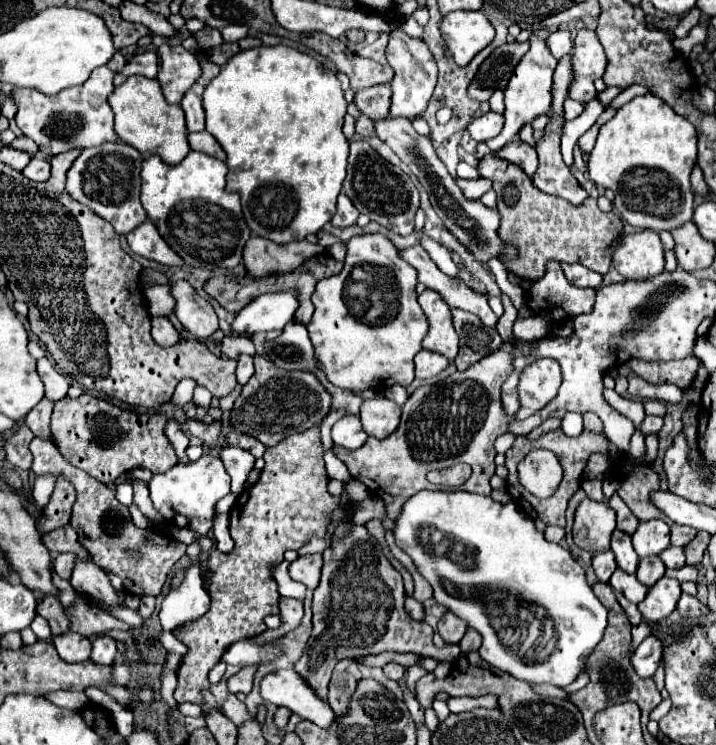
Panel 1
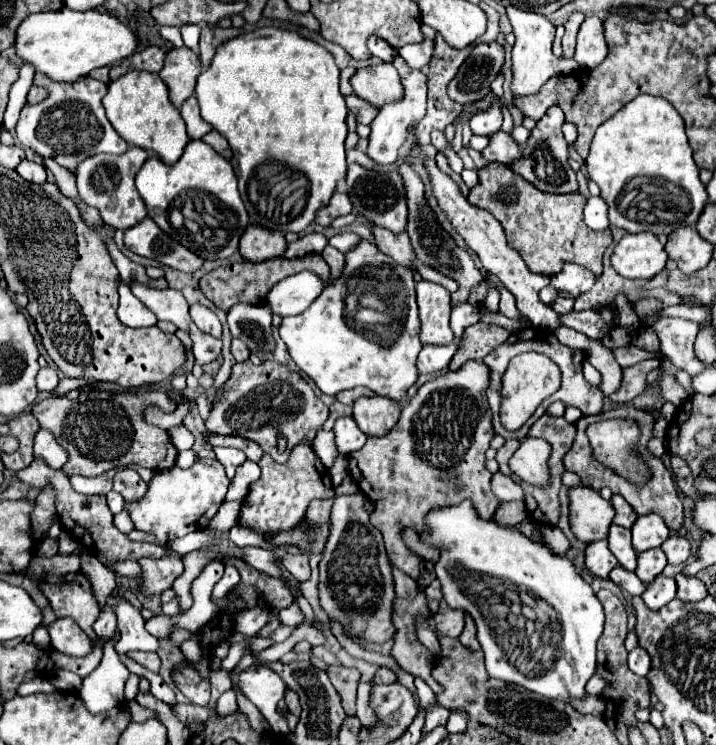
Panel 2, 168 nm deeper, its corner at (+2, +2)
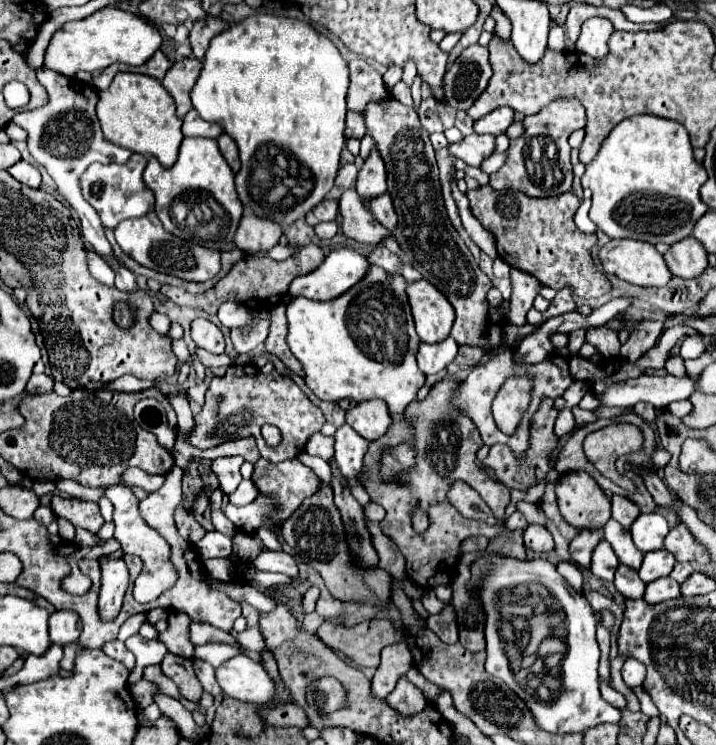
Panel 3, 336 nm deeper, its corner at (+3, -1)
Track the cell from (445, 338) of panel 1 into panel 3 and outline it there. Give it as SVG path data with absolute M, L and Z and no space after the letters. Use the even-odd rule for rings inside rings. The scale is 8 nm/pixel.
M426 279L408 283L406 287L416 333L422 343L440 343L450 335L454 309L450 301Z

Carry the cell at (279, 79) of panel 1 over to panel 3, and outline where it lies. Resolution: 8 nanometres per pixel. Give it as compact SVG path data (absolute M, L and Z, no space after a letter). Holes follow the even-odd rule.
M258 13L252 17L242 19L240 23L232 25L228 31L216 35L210 41L210 47L204 57L204 67L200 71L200 77L196 85L192 87L192 105L198 111L198 115L210 123L218 123L238 145L240 151L240 163L242 169L236 173L236 191L240 195L240 201L244 205L244 213L254 213L260 219L270 219L278 225L292 225L298 219L304 219L308 211L312 211L332 189L334 179L340 169L340 151L344 149L344 119L346 119L346 91L348 91L348 65L340 57L338 49L334 43L314 31L308 21L298 21L298 19L288 19L280 15L268 15L268 13Z

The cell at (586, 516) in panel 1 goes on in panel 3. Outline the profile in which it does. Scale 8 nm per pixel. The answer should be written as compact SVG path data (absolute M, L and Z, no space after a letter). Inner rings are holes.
M588 473L564 475L556 483L556 497L562 517L576 529L600 529L610 519L610 499Z

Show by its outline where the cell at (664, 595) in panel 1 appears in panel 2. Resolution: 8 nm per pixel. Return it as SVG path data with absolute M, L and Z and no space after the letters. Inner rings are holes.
M659 574L653 582L647 584L647 590L643 592L643 600L651 610L659 610L665 604L669 604L677 594L677 586L673 578L667 578L663 574Z

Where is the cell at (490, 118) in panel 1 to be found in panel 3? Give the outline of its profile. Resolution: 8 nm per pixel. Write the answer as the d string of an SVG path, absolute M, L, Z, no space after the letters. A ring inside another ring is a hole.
M500 107L496 109L494 113L474 121L474 131L476 133L490 133L490 135L500 135L504 133L510 123L512 123L512 117L514 117L514 111L510 107Z

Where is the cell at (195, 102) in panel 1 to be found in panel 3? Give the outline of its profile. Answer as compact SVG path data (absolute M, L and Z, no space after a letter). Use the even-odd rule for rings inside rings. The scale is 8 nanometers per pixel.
M192 109L182 119L182 133L184 133L184 137L208 137L208 139L216 139L222 133L222 127L218 123L208 123L208 121L200 119L200 115Z

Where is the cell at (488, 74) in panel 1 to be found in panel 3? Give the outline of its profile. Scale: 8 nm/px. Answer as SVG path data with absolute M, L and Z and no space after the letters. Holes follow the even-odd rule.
M480 43L470 45L444 75L444 97L454 109L468 109L492 77L490 53Z

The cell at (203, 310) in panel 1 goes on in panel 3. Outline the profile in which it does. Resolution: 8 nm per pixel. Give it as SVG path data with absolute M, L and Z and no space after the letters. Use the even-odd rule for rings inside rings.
M194 319L192 321L192 339L198 347L202 347L210 353L224 353L224 335L208 319Z

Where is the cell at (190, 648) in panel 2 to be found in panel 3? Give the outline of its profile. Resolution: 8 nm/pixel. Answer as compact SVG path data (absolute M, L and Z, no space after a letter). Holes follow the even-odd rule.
M194 657L192 661L194 661L194 671L196 671L196 675L198 675L202 687L204 687L208 693L218 695L218 693L220 693L220 687L218 687L216 677L214 677L214 667L212 667L210 663L198 659L198 657Z

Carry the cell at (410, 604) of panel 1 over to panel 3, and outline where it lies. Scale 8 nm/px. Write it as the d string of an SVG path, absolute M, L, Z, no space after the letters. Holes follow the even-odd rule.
M368 521L368 529L372 531L372 539L374 539L374 547L378 551L380 557L380 569L388 571L394 579L402 579L406 577L406 569L404 569L404 557L400 555L398 547L394 543L390 543L390 539L386 535L382 535L380 527L372 521Z

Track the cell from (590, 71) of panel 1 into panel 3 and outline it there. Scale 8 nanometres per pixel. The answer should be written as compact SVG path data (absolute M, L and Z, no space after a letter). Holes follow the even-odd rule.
M588 19L582 25L582 33L576 41L576 51L590 55L592 59L602 59L608 55L608 37L614 27L608 19Z

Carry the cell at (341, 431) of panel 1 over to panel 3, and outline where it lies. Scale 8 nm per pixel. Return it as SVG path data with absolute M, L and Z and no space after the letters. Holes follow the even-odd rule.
M350 425L338 427L336 435L336 463L344 477L358 477L362 471L362 457L368 449L368 441L362 439Z

